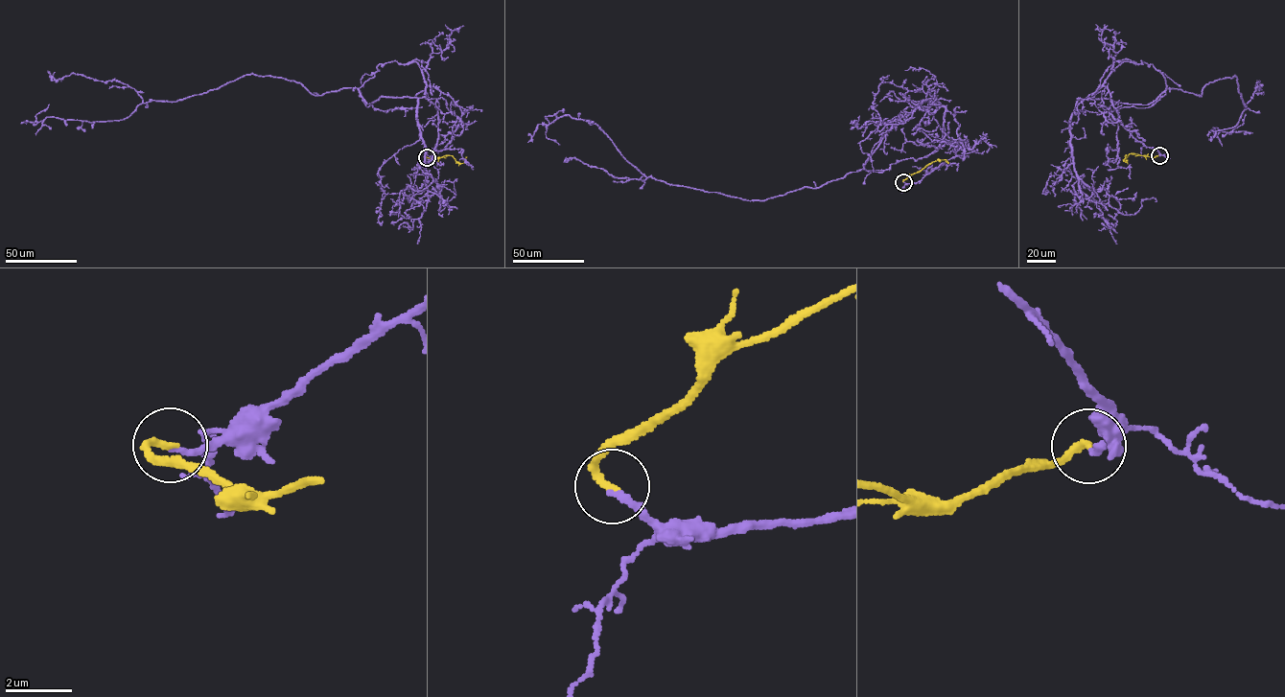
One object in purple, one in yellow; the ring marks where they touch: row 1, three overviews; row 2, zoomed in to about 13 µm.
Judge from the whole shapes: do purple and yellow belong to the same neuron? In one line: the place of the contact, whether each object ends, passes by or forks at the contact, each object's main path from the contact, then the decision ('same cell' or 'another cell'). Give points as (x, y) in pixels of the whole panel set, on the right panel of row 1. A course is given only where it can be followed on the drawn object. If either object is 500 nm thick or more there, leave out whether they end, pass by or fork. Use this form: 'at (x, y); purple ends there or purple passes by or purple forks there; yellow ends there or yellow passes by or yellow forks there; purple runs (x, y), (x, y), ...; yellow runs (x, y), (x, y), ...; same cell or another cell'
at (1159, 155); purple ends there; yellow ends there; purple runs (1159, 155), (1103, 84), (1124, 61), (1198, 96), (1237, 77), (1247, 107), (1211, 129), (1246, 114); yellow runs (1159, 155), (1152, 157), (1132, 153), (1124, 161), (1125, 155); same cell

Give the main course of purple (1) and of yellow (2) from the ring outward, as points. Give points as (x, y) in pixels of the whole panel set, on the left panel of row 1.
1: (427, 157), (462, 113), (416, 61), (321, 95), (245, 75), (118, 121), (37, 122), (49, 104)
2: (427, 157), (432, 159), (449, 155), (463, 163), (466, 157)

